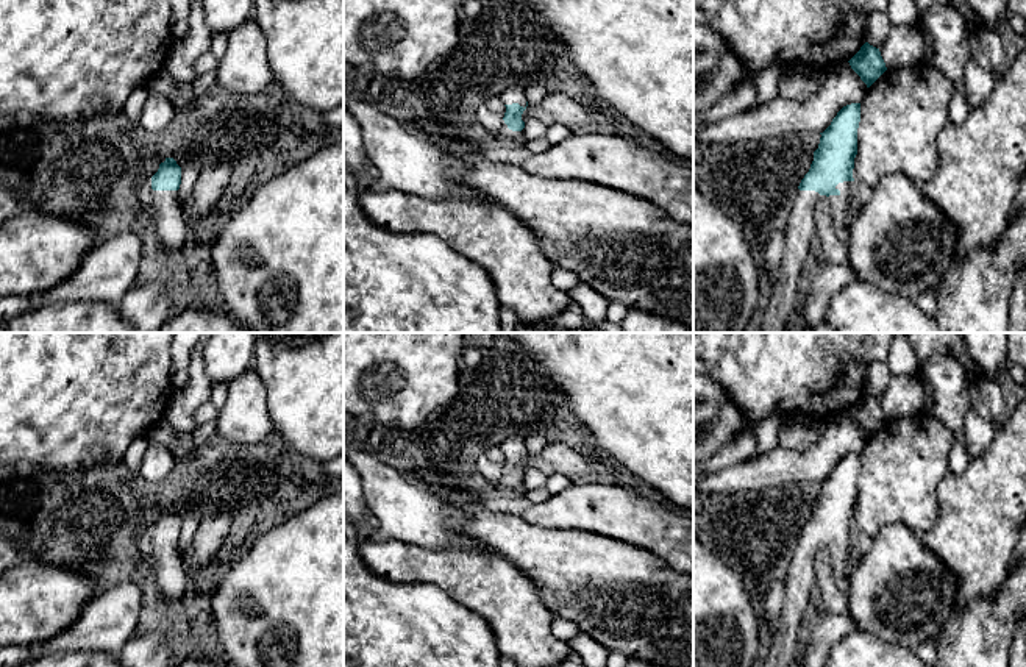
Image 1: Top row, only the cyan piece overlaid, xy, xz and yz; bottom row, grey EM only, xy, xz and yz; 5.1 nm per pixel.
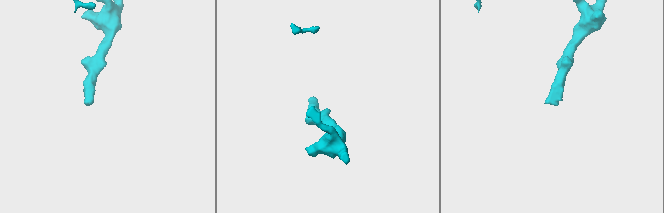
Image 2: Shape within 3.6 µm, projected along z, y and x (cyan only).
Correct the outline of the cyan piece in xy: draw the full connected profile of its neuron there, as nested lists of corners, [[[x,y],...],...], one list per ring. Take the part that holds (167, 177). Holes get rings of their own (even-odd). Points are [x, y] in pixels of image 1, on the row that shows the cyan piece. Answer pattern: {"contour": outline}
{"contour": [[[166,158],[151,177],[155,222],[153,230],[169,253],[183,250],[187,236],[187,223],[181,214],[178,189],[181,167],[173,158]]]}

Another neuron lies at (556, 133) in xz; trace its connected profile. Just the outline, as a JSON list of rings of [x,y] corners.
[[[551,125],[547,128],[547,141],[550,145],[561,144],[573,136],[572,128],[564,125]]]

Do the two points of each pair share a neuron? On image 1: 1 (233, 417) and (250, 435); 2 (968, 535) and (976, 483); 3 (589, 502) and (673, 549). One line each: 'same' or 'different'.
1: same
2: same
3: same

